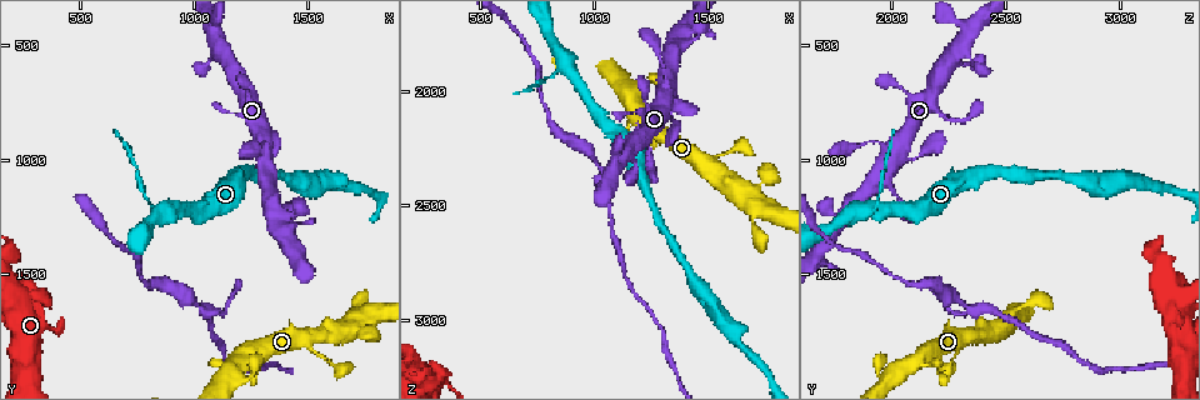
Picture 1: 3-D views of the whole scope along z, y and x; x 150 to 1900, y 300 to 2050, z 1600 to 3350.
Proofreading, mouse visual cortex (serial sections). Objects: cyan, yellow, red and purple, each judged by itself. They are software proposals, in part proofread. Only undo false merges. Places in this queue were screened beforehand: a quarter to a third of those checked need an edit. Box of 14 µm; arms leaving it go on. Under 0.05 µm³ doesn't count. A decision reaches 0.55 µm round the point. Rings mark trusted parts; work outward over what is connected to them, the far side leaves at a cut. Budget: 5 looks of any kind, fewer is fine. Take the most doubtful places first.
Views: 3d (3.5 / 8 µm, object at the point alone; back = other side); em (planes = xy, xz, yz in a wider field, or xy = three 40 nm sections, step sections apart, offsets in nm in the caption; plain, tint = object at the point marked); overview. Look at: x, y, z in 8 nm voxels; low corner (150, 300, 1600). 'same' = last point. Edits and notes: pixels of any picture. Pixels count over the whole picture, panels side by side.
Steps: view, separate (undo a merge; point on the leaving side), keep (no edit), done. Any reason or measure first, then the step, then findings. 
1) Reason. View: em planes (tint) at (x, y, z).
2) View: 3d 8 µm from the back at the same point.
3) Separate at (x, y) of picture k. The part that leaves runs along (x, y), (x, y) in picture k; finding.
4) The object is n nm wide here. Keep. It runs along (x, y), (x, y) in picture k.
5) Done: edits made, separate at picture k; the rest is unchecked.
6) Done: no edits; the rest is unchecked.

View: 3d 3.5 µm at (840, 1230, 1920).

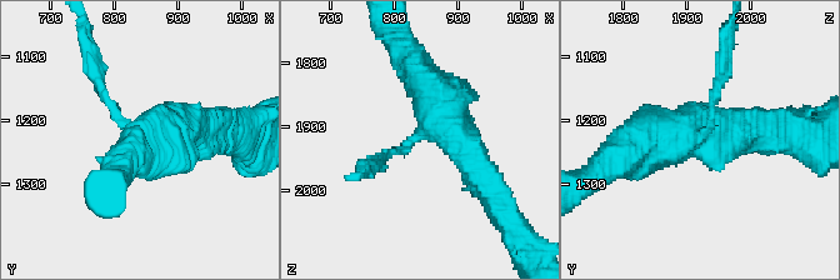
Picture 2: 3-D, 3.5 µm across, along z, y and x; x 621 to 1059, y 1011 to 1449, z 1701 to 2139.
Need the tissue. View: em xy step 3 (tint) at (845, 1225, 1910).

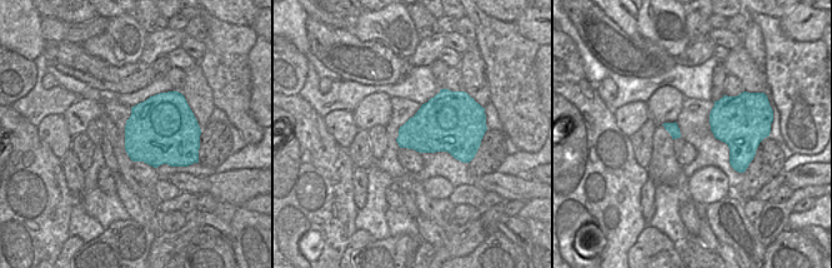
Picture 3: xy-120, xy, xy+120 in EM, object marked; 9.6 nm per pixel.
Keep. It runs along (486, 186), (406, 55) in picture 2; continuous, no second cell.

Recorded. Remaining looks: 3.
Abrupt turn. View: 3d 3.5 µm at (310, 1600, 3280).

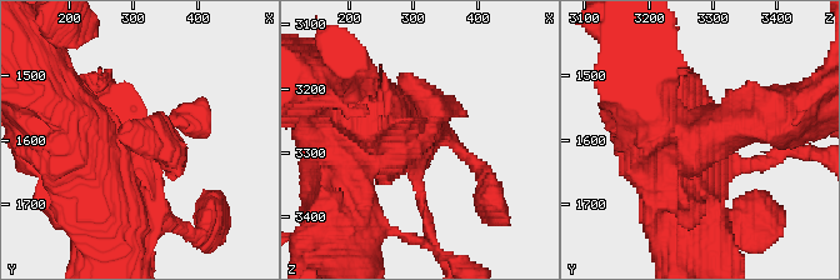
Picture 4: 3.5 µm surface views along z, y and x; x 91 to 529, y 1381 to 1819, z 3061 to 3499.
View: em xy step 2 (tint) at the same point.

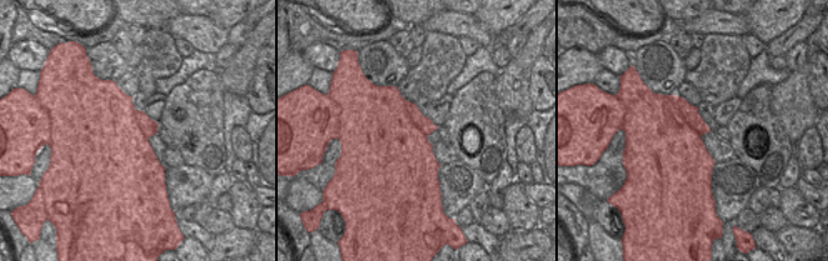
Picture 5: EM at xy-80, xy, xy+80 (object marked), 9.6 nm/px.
Separate at (728, 134) of picture 4. The part that leaves runs along (691, 131), (730, 128), (743, 85) in picture 4; a second cell is stuck on.

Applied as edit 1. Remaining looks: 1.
Done: edits made, separate at picture 4; the rest is unchecked.

